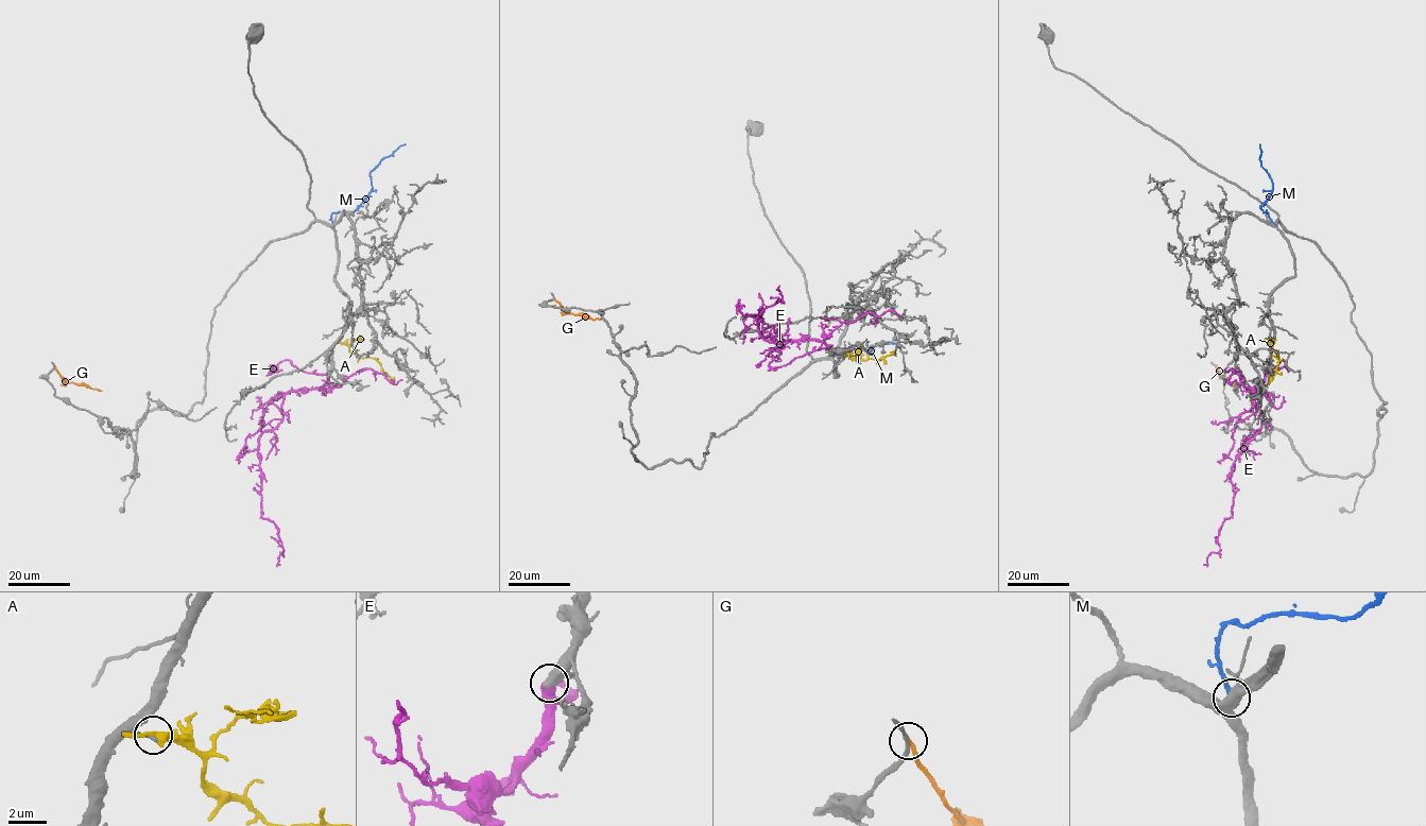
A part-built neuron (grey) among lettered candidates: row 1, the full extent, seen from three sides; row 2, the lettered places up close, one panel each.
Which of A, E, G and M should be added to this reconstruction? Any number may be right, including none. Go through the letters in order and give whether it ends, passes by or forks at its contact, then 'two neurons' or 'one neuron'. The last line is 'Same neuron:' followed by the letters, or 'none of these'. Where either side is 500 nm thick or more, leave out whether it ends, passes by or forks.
A: it passes by; two neurons
E: one neuron
G: it ends there; two neurons
M: two neurons
Same neuron: E

